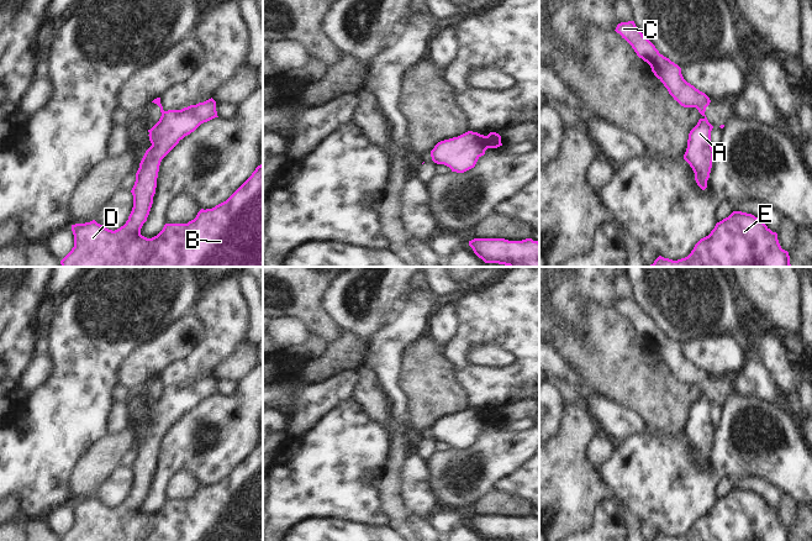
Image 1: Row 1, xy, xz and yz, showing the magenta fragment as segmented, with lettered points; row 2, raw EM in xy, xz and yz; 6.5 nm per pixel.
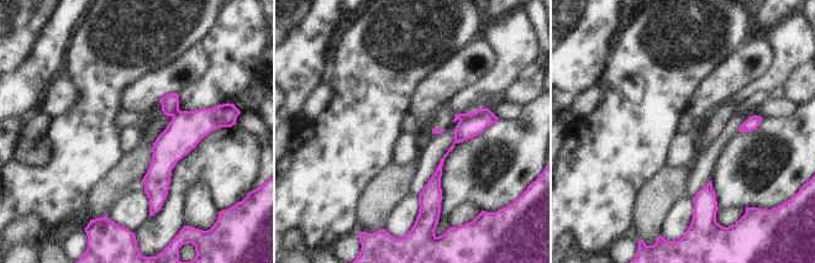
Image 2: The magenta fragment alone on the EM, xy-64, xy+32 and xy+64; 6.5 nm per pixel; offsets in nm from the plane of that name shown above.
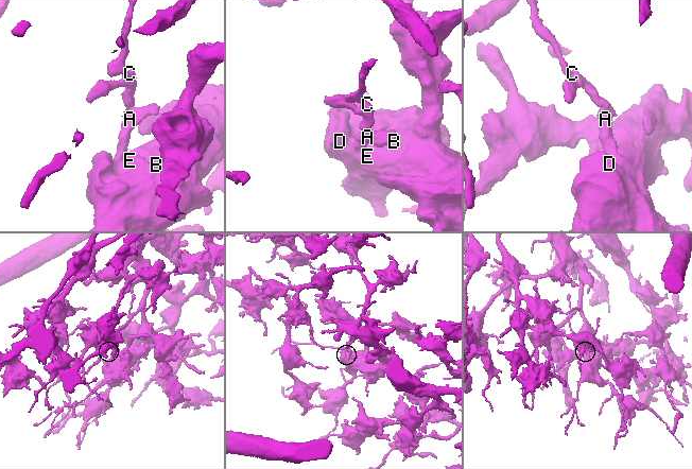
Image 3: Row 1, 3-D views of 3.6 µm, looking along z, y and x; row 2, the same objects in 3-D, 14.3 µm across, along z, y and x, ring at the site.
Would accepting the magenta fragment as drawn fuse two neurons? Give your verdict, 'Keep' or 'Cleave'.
Cleave.

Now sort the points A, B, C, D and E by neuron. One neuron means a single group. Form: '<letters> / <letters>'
A B D E / C

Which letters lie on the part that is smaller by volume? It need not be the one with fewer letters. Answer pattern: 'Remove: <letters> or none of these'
Remove: C

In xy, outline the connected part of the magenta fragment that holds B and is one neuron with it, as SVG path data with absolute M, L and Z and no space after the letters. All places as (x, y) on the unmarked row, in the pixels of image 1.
M211 374L204 379L190 382L181 387L164 388L159 398L148 406L152 422L146 427L136 458L131 467L133 484L123 503L112 508L95 497L72 501L74 524L60 537L60 541L263 541L263 441L258 442L252 452L223 479L212 485L201 485L196 494L188 500L165 500L154 514L141 511L141 505L149 492L157 464L157 455L162 436L183 416L194 409L201 400L217 393L216 378Z

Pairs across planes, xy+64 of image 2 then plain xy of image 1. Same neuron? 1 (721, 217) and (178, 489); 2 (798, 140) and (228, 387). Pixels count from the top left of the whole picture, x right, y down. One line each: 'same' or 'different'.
1: same
2: different

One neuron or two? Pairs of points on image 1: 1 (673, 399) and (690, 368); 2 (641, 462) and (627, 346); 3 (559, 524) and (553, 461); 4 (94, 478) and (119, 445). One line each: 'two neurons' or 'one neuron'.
1: two neurons
2: two neurons
3: one neuron
4: one neuron

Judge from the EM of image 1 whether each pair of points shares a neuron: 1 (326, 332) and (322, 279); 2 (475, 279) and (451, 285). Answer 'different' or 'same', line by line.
1: same
2: same

